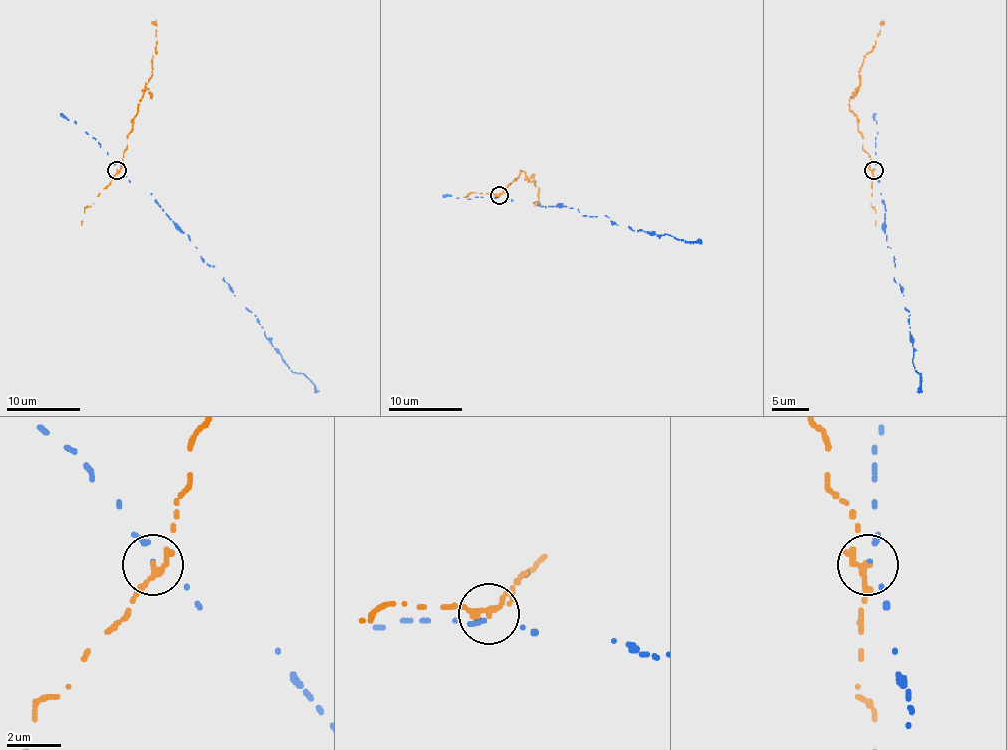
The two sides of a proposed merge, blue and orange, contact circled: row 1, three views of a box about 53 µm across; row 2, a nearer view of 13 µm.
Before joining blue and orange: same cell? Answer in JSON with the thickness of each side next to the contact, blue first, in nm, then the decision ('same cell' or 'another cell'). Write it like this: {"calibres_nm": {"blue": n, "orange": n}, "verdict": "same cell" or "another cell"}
{"calibres_nm": {"blue": 140, "orange": 200}, "verdict": "another cell"}

